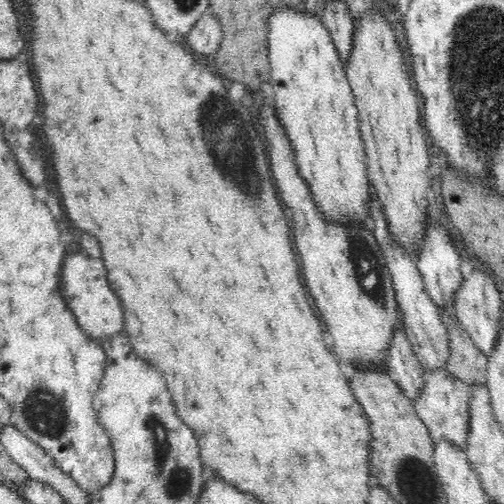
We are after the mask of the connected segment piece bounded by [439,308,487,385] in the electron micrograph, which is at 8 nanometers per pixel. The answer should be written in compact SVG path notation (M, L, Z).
M439 308L439 315L446 325L450 341L450 356L446 359L445 368L467 385L486 385L487 356L476 347L454 313Z

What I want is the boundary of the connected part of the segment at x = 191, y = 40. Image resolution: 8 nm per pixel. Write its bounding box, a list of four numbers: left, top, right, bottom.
[185,10,223,60]

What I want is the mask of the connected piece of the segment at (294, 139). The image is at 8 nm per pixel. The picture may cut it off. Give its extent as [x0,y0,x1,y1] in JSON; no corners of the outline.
[267,7,376,230]

